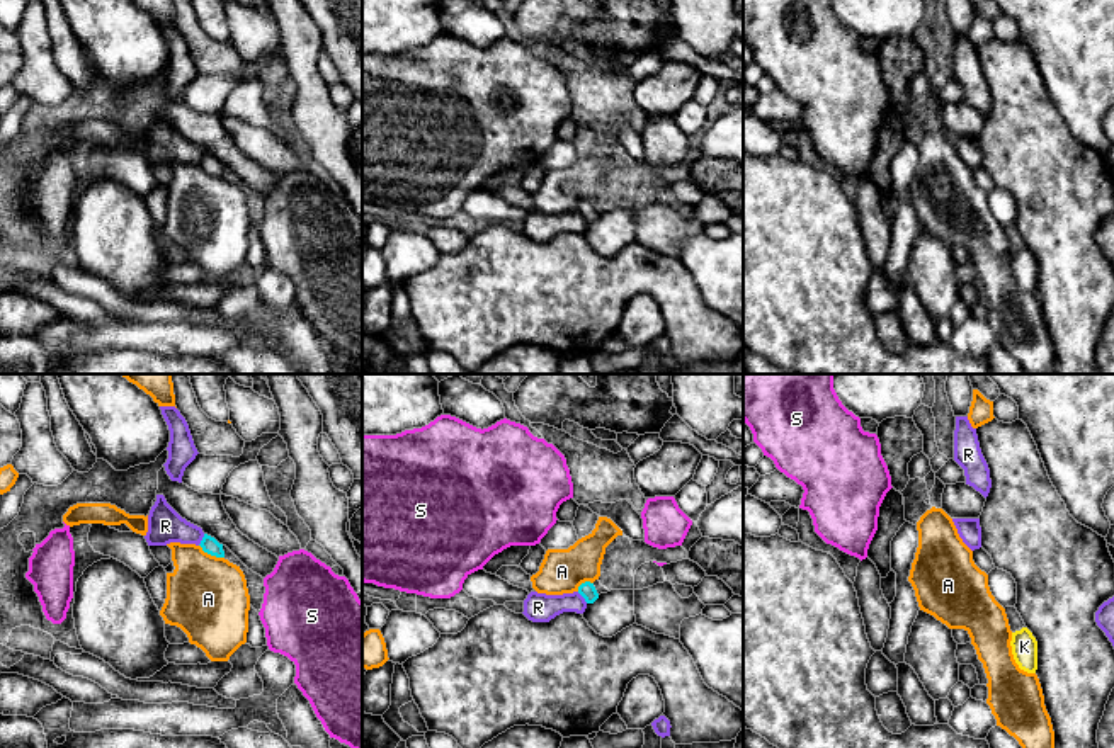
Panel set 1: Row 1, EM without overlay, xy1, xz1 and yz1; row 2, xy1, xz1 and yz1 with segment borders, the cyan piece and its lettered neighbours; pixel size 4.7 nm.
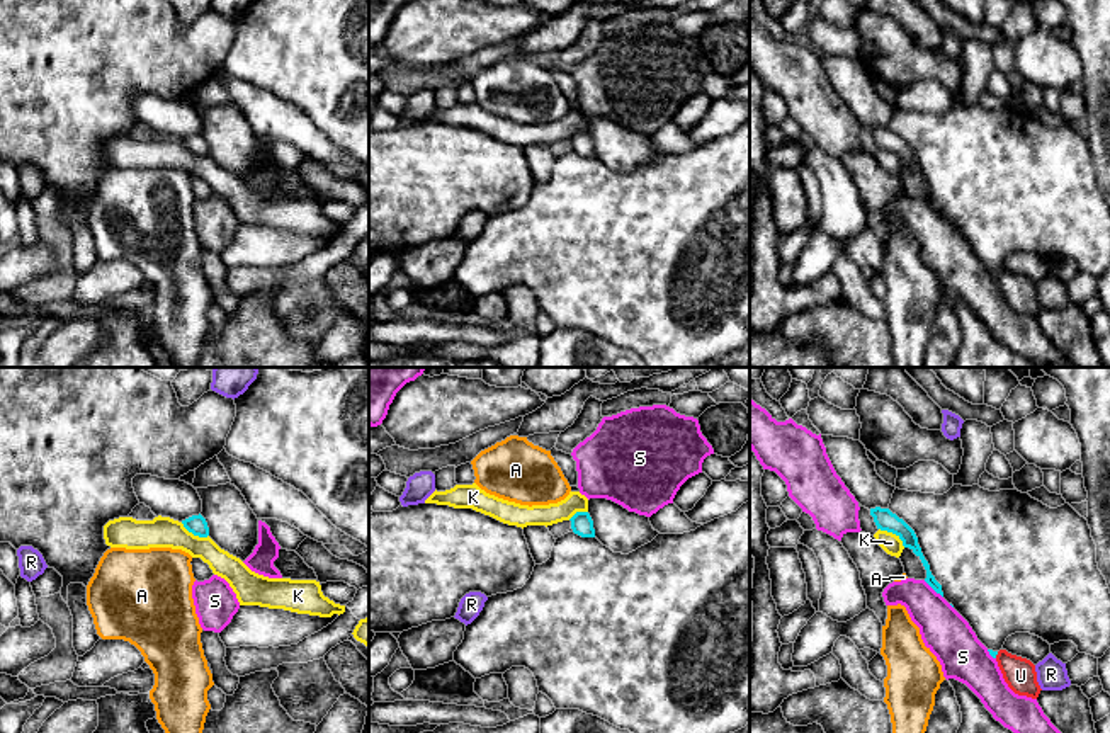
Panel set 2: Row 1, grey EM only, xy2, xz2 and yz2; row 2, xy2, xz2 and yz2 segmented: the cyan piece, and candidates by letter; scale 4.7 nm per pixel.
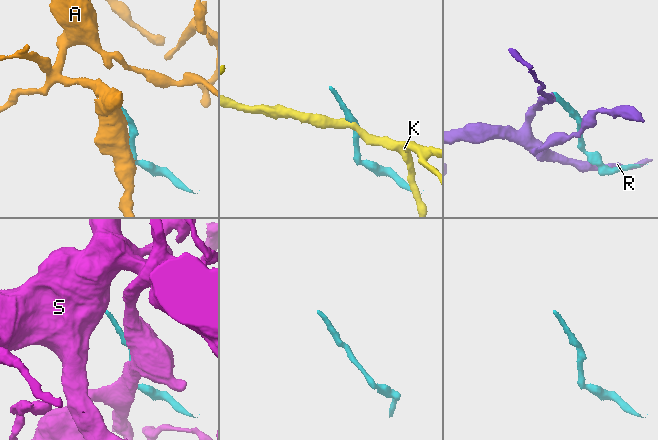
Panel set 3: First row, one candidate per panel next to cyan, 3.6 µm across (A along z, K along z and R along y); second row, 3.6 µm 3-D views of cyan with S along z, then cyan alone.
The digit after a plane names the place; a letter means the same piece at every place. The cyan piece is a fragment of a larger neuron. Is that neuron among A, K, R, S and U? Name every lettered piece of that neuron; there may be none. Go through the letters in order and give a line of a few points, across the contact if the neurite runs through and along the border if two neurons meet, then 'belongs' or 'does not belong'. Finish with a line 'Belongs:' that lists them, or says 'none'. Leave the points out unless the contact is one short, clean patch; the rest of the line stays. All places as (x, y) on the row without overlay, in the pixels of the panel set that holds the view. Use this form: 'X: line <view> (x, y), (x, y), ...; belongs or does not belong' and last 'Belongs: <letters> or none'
A: does not belong
K: line yz2 (879, 147), (893, 152), (905, 165); does not belong
R: belongs
S: does not belong
U: does not belong
Belongs: R

